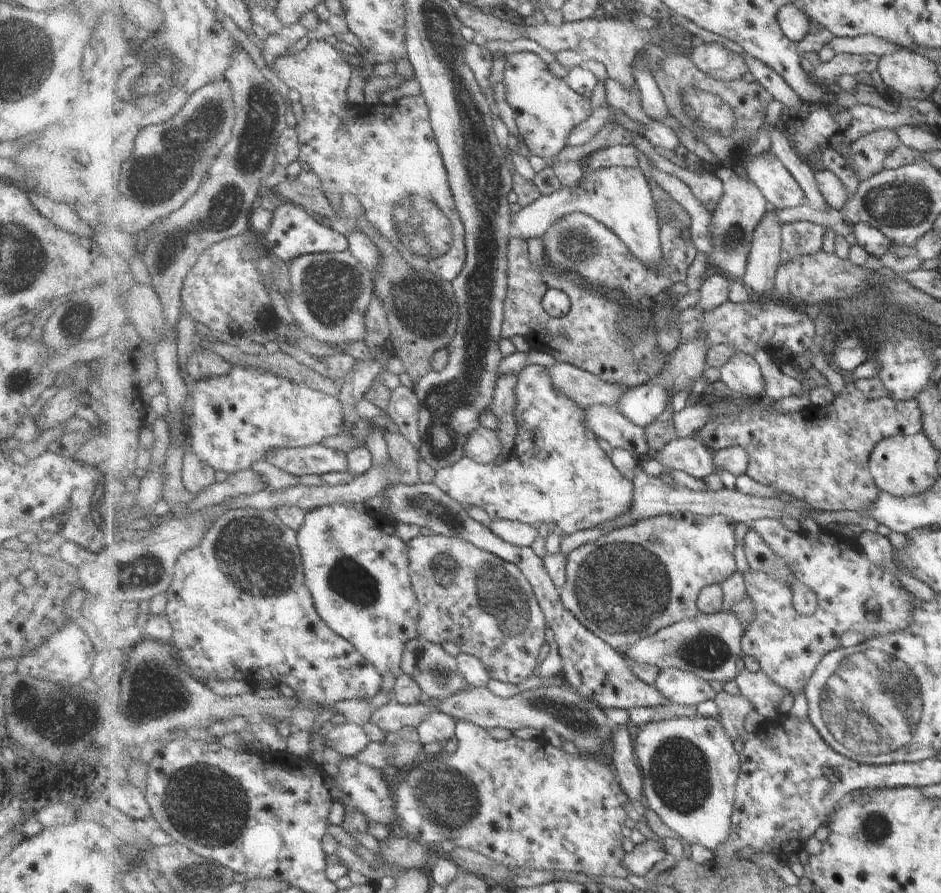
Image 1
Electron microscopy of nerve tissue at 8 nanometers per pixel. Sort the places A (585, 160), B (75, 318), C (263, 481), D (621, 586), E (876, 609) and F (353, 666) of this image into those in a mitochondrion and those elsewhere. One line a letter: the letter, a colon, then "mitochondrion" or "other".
A: other
B: mitochondrion
C: other
D: mitochondrion
E: mitochondrion
F: other

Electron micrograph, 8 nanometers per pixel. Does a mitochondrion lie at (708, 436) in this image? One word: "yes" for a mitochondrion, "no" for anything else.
yes

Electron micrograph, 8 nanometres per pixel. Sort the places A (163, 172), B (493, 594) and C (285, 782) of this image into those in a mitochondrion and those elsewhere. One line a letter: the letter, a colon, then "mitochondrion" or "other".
A: mitochondrion
B: mitochondrion
C: other

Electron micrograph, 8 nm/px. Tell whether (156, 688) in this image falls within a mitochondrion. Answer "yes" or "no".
yes

